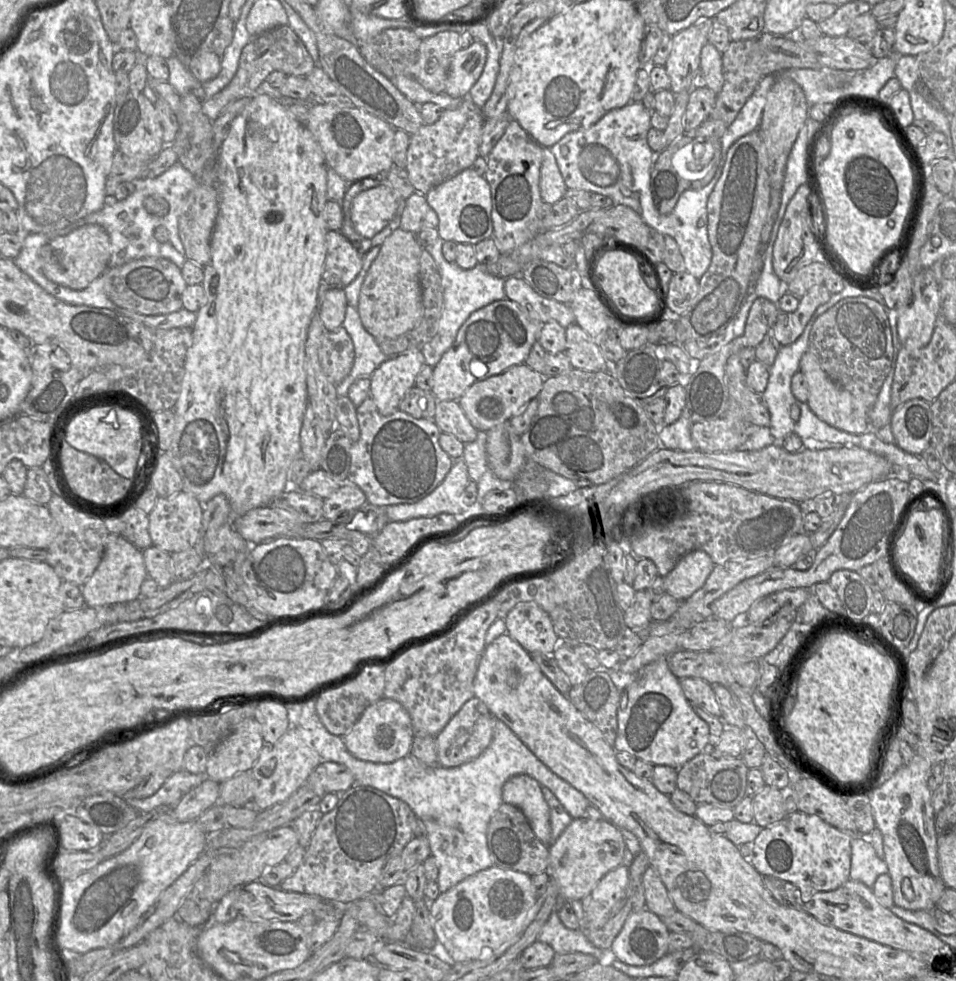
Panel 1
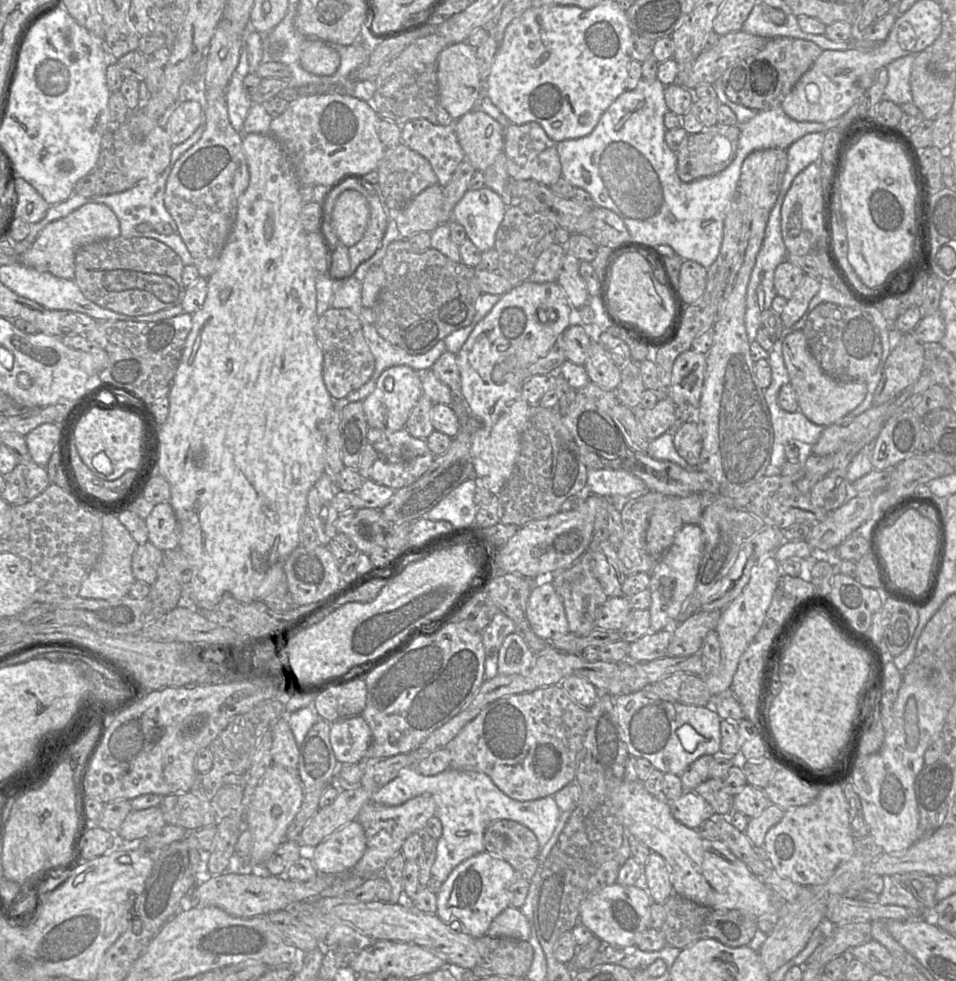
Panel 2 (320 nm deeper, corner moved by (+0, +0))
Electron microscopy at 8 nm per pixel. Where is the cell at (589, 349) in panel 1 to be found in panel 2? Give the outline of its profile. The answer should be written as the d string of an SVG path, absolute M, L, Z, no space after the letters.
M592 339L590 355L584 365L590 381L605 390L615 391L621 381L619 368L600 345L598 340Z

